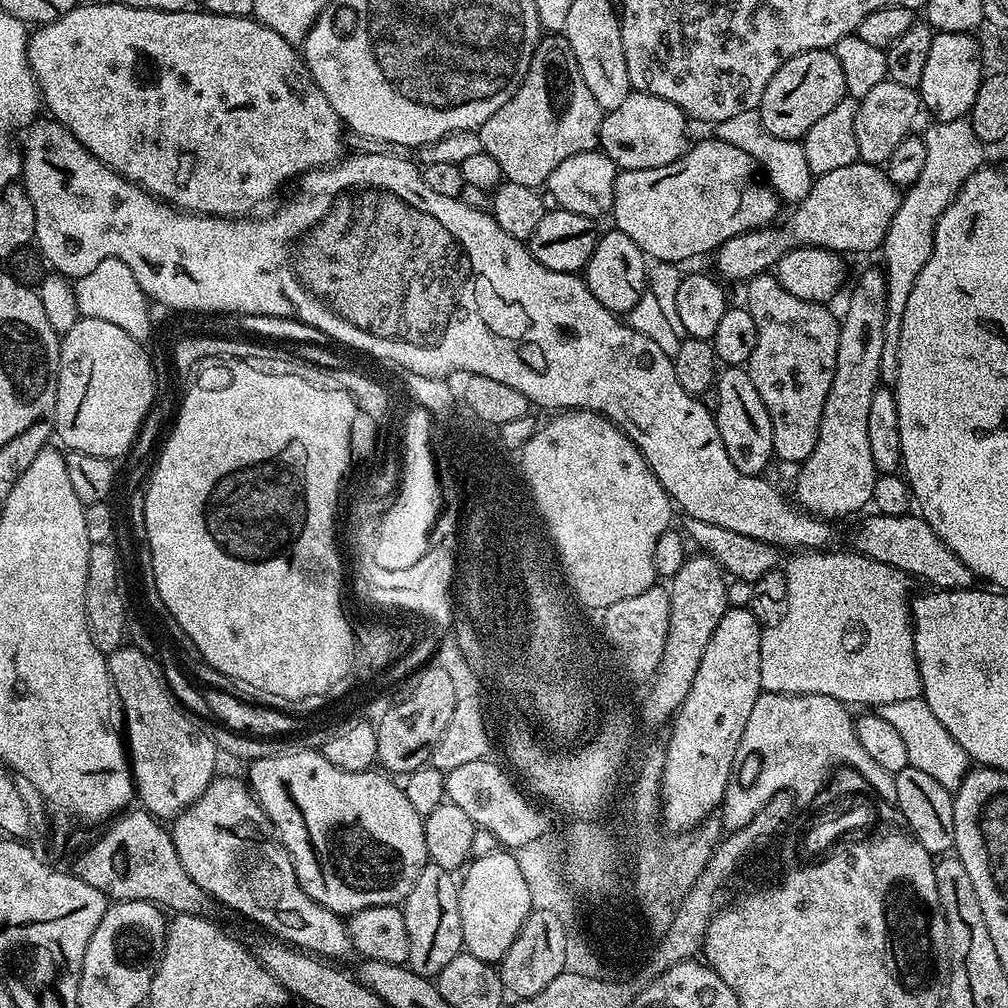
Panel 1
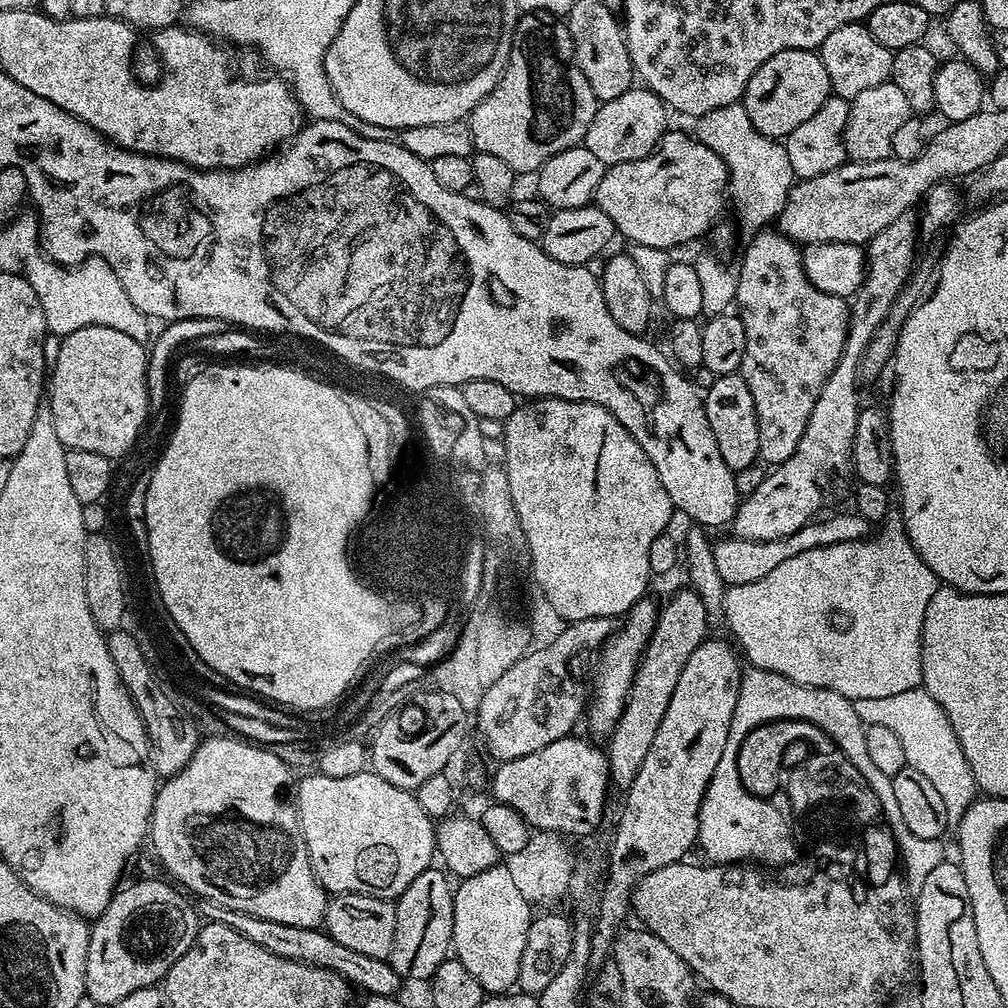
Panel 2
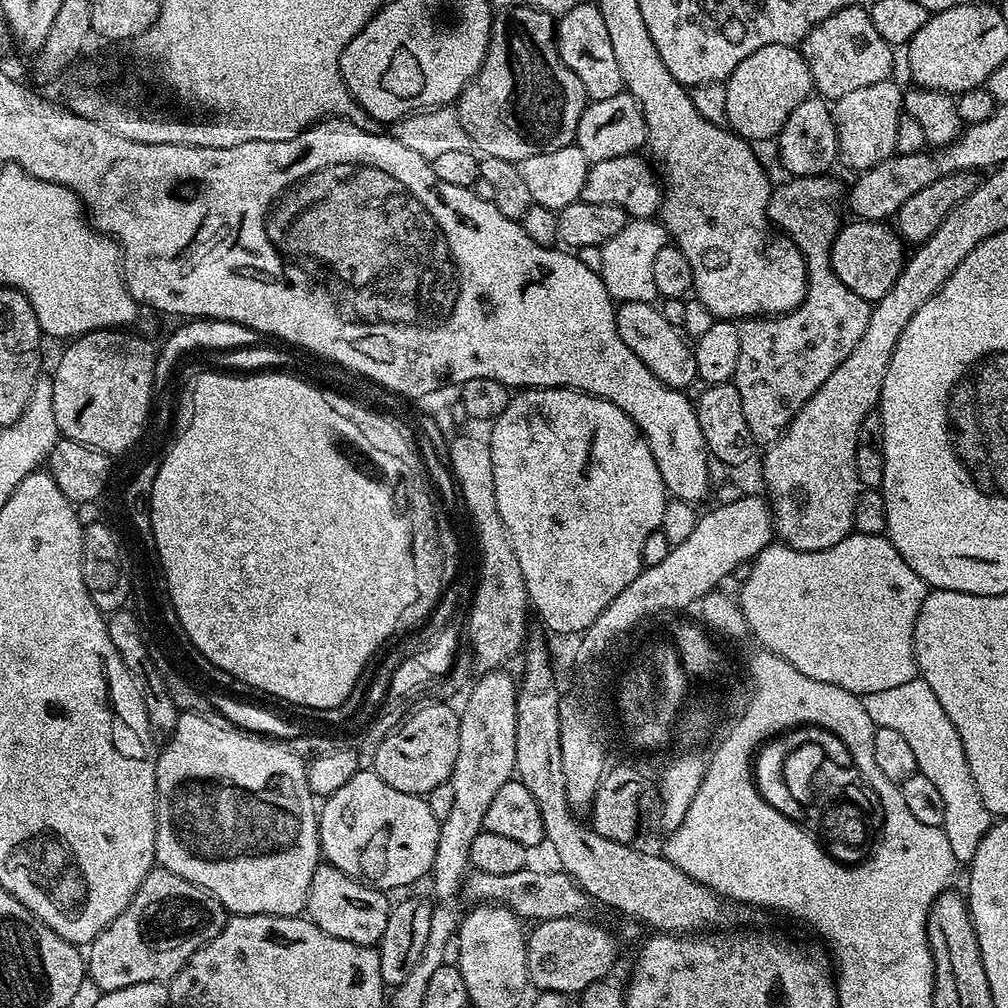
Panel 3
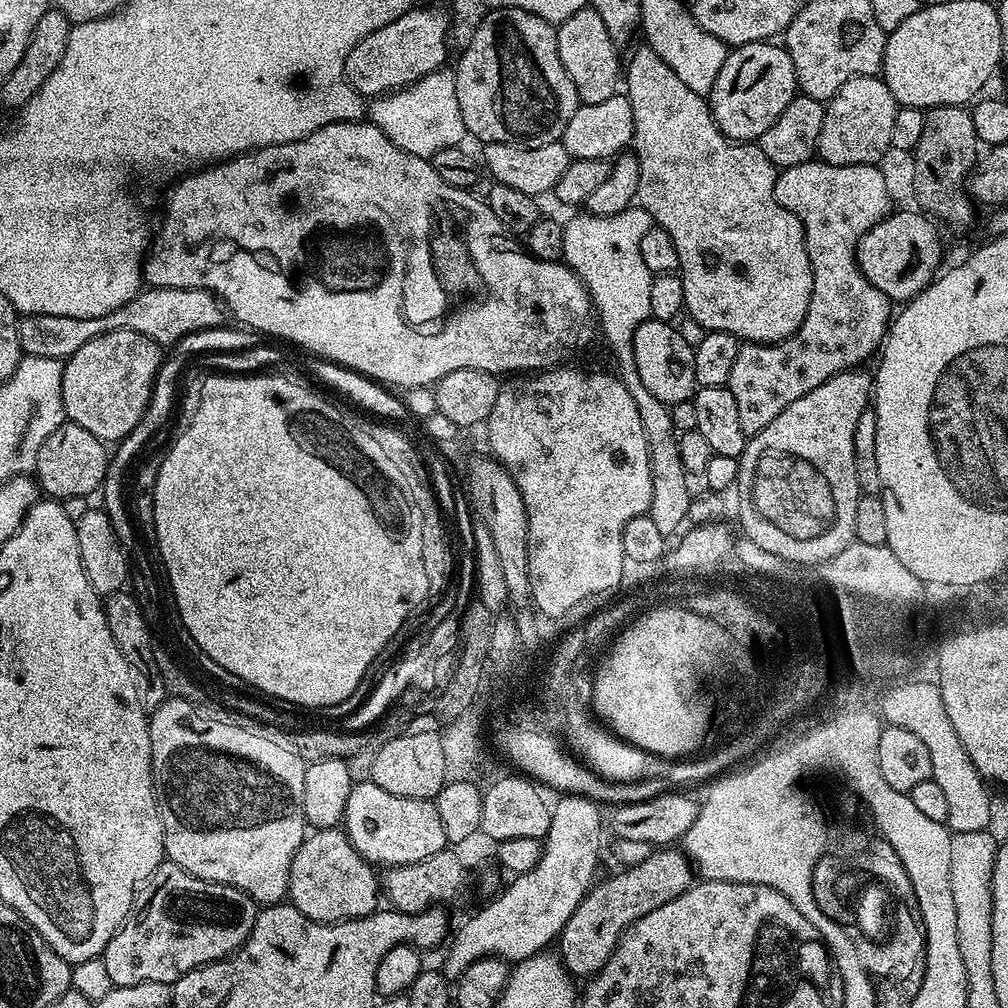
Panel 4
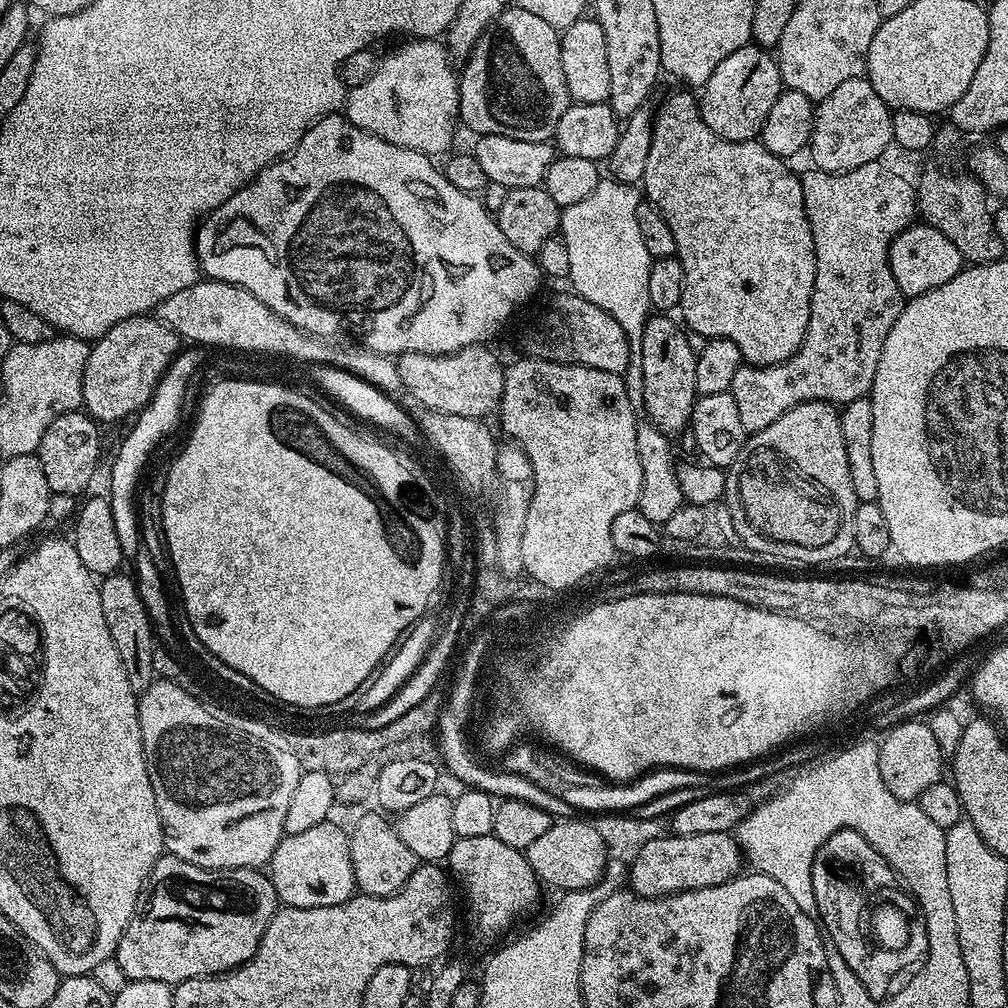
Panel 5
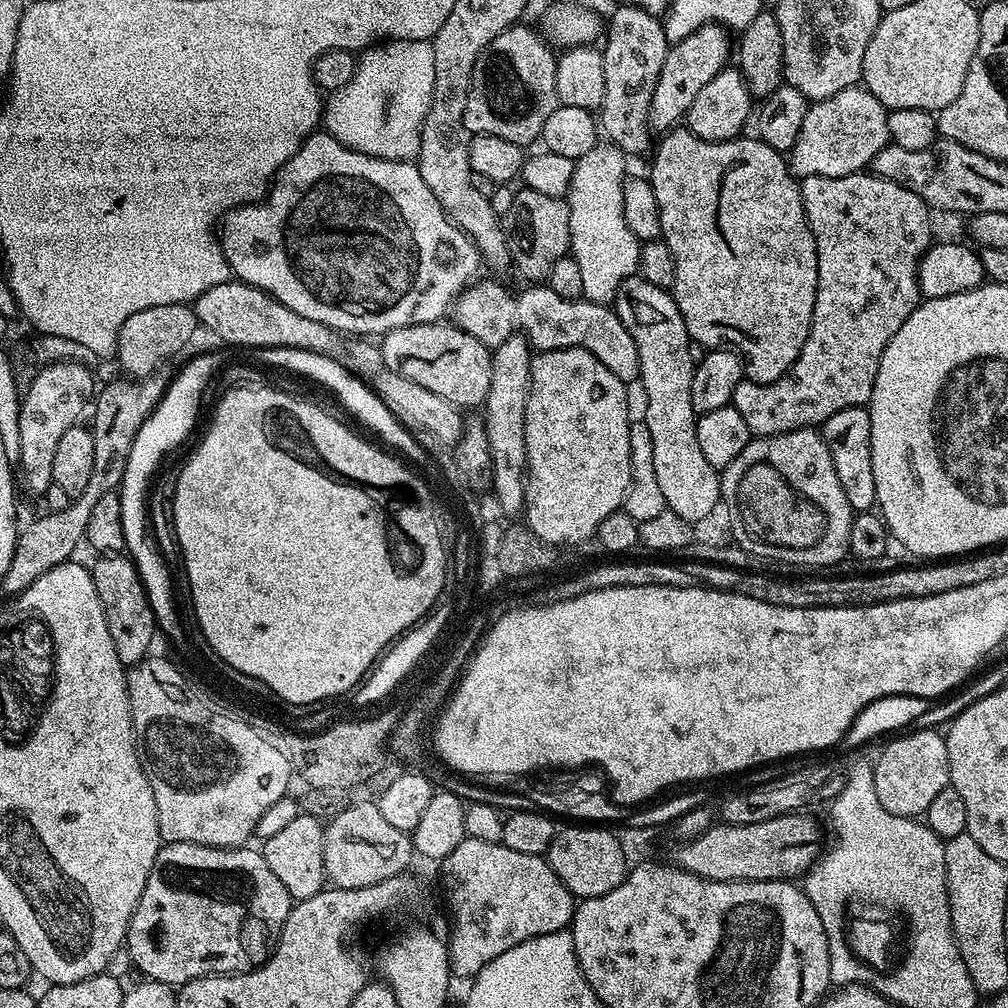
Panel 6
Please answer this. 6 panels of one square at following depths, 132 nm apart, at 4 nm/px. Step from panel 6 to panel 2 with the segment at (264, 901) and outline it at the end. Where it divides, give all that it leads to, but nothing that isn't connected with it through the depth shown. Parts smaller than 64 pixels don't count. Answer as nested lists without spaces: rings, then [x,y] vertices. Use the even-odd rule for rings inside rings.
[[[140,880],[129,888],[121,887],[104,913],[95,917],[88,933],[84,991],[97,1006],[111,1006],[126,998],[126,994],[134,994],[134,990],[159,985],[168,975],[170,966],[174,966],[174,962],[178,962],[178,958],[182,958],[182,954],[196,943],[202,919],[195,906],[187,900],[189,897],[175,883],[164,880]]]

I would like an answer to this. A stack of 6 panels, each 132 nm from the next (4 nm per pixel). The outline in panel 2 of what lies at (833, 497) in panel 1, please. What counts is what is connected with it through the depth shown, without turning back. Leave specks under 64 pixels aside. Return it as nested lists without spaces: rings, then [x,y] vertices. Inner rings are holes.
[[[915,211],[903,212],[881,230],[866,245],[866,267],[864,284],[858,286],[850,298],[848,310],[848,333],[842,358],[830,374],[814,410],[810,422],[806,422],[806,434],[798,442],[798,450],[786,462],[775,465],[769,476],[764,476],[756,484],[752,493],[740,501],[736,517],[730,525],[731,535],[758,542],[770,542],[774,538],[786,538],[794,530],[802,530],[821,515],[824,495],[832,492],[852,472],[852,447],[854,446],[854,426],[858,426],[858,414],[862,407],[860,384],[862,373],[860,364],[864,360],[870,340],[890,314],[898,294],[908,283],[916,260],[916,238],[918,239],[918,216]]]

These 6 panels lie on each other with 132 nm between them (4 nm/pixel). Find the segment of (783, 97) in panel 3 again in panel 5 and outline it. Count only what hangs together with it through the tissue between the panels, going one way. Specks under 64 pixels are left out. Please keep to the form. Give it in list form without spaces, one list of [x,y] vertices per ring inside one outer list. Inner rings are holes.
[[[750,42],[714,66],[714,74],[710,74],[698,92],[700,117],[714,134],[730,142],[755,140],[766,122],[766,114],[770,114],[770,106],[778,102],[781,91],[780,65],[776,63],[775,55]]]

